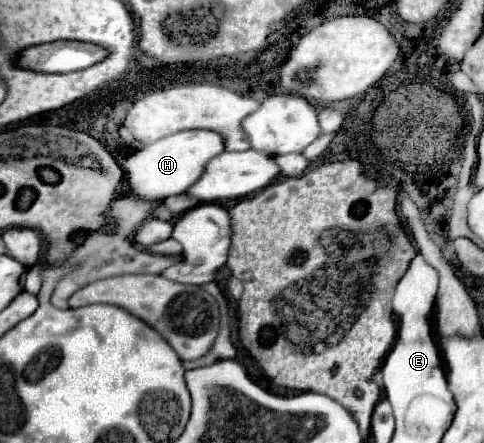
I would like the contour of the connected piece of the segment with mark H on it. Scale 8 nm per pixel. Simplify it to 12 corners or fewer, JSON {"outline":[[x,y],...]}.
{"outline":[[182,131],[124,159],[128,195],[162,201],[224,151],[214,131]]}

